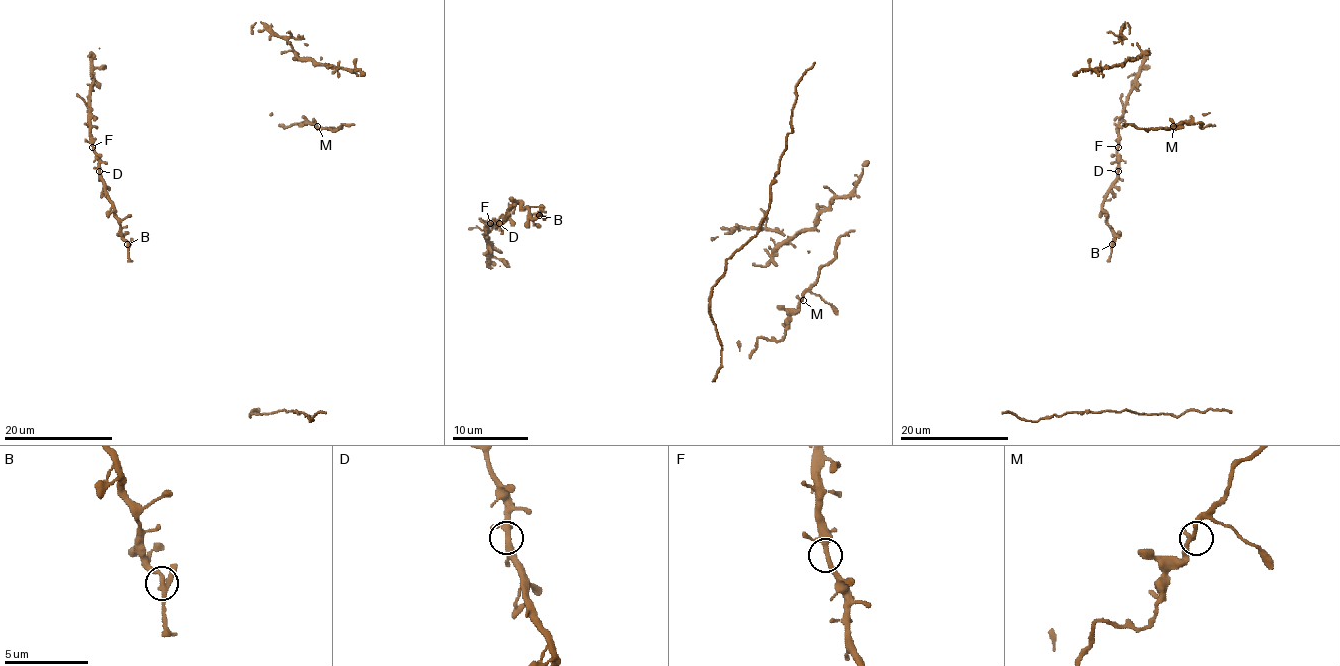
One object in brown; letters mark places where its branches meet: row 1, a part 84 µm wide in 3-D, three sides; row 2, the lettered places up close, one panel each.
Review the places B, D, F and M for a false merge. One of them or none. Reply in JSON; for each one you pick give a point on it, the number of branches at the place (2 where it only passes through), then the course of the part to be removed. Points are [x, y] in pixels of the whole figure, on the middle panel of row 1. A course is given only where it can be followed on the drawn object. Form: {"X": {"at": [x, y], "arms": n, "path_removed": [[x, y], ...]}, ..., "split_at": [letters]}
{"split_at": []}

